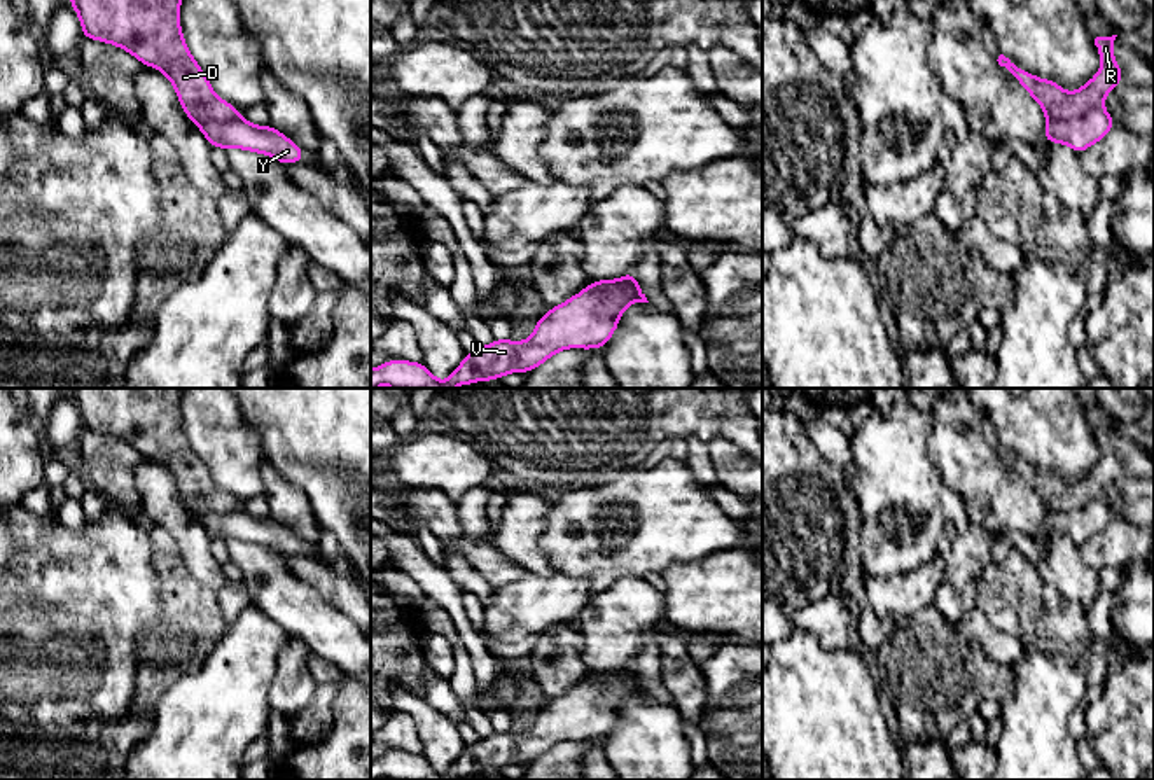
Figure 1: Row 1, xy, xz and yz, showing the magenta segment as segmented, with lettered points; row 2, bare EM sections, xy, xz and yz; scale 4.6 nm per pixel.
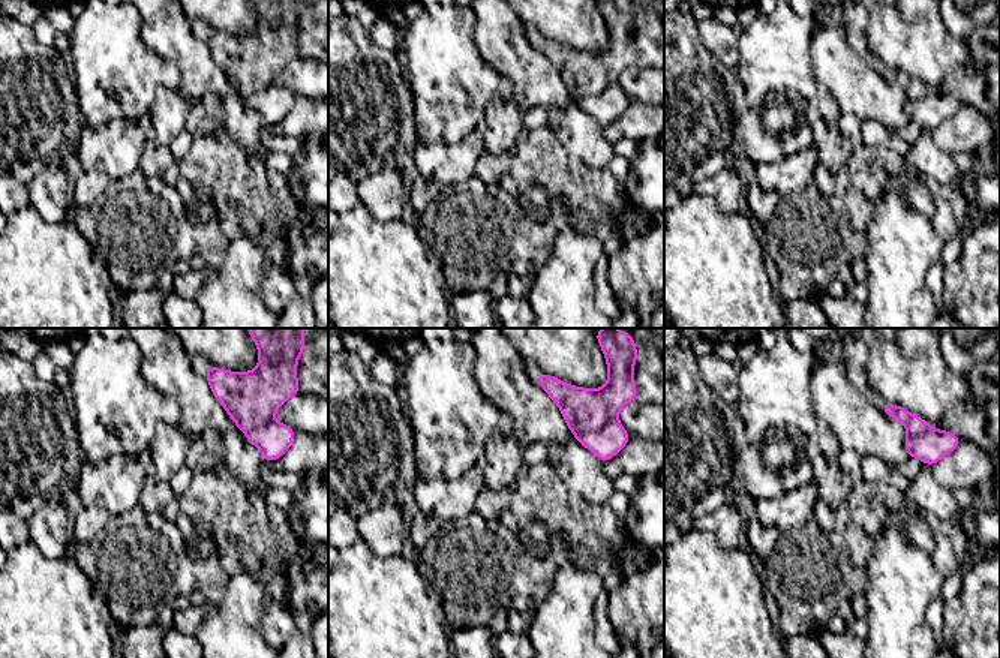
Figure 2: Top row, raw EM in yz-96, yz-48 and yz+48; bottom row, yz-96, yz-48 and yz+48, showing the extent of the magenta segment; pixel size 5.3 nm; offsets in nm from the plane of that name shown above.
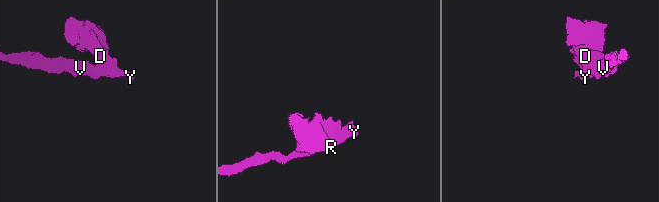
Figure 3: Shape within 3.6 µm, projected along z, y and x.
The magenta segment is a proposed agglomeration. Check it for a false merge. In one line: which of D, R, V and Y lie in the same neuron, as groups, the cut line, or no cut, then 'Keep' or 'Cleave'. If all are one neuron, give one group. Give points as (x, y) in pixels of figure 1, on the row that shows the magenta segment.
Groups: D R / V Y. Split along yz (1102, 104), (1091, 105), (1074, 118), (1046, 121). Cleave

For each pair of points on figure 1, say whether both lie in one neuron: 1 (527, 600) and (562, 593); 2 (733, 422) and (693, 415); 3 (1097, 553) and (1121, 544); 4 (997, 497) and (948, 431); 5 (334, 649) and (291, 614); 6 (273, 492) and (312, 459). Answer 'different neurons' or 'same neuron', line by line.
1: same neuron
2: same neuron
3: same neuron
4: same neuron
5: same neuron
6: different neurons

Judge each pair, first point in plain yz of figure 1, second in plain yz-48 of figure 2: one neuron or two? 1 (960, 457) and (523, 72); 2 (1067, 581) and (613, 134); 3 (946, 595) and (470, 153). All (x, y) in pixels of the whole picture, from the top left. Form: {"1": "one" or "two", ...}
{"1": "one", "2": "two", "3": "two"}

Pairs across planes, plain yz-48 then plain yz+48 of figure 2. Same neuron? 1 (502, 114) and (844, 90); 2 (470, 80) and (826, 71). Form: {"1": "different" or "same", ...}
{"1": "different", "2": "different"}

